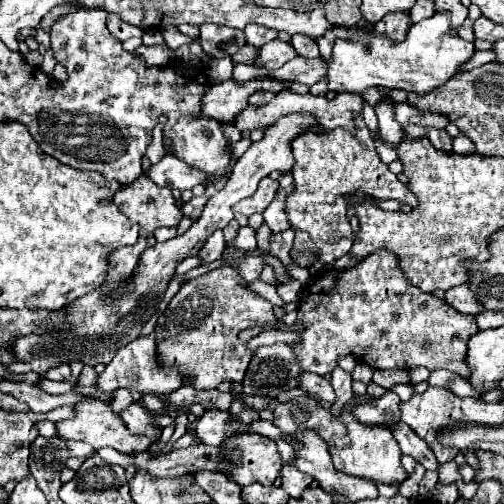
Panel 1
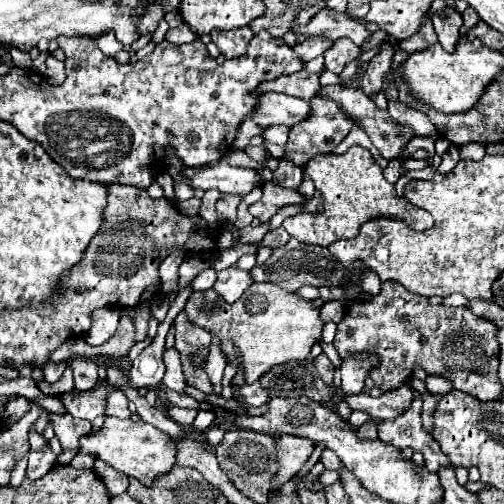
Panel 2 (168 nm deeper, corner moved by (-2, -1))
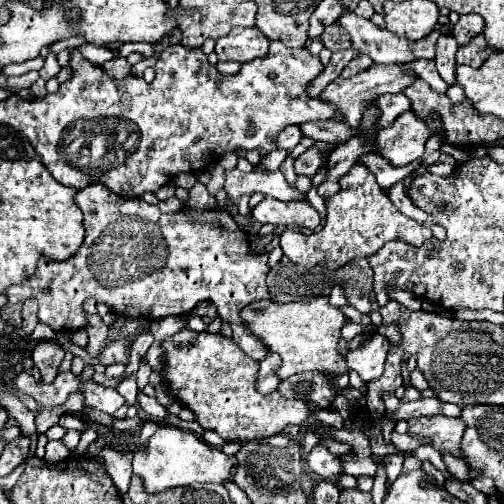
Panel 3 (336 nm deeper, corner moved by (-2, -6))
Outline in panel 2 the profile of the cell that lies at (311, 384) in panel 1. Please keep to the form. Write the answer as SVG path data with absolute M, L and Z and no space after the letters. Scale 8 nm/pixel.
M399 386L391 394L381 394L379 398L371 398L369 394L345 394L345 402L351 406L351 410L367 412L371 418L397 418L399 414L407 412L407 408L413 402L413 394L409 386Z

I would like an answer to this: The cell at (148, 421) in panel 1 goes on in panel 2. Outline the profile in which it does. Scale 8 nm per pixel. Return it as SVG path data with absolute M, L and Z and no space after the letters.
M109 390L107 398L105 398L105 414L117 416L117 418L131 418L127 404L129 404L129 400L121 390Z

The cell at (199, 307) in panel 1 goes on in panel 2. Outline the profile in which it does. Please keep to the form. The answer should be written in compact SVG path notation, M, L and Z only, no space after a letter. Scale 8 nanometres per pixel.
M257 282L253 286L249 286L235 304L223 302L219 298L219 294L215 294L213 290L193 292L186 302L184 312L188 319L199 327L202 327L202 324L206 326L208 318L211 318L211 334L217 334L221 338L223 350L225 350L229 362L235 362L235 350L241 350L243 362L239 364L239 368L245 368L247 384L257 382L263 374L267 374L277 364L285 364L291 360L305 360L309 356L311 348L321 342L321 330L325 326L325 322L319 316L319 308L315 308L311 300L305 300L299 294L287 292L275 284L257 284Z

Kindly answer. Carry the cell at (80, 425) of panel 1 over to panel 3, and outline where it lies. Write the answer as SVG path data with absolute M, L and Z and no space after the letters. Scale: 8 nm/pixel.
M161 425L157 433L149 439L145 447L127 447L121 453L133 455L133 473L143 479L143 489L147 493L157 493L167 487L185 487L195 481L199 483L223 483L231 479L231 467L237 465L235 457L225 455L223 451L209 447L201 437L191 431L175 429Z

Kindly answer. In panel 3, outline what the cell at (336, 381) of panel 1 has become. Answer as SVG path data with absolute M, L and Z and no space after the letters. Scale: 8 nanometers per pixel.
M373 335L373 339L363 349L355 349L345 355L349 371L359 373L359 377L365 383L379 379L383 373L387 349L389 349L389 341L383 335Z

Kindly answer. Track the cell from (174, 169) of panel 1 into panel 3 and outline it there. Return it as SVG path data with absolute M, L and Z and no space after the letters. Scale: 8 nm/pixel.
M231 169L225 173L225 187L231 201L237 201L243 195L263 193L267 197L275 197L279 201L295 201L305 199L295 187L289 187L283 173L263 173L263 171L251 171L243 173L239 169Z

